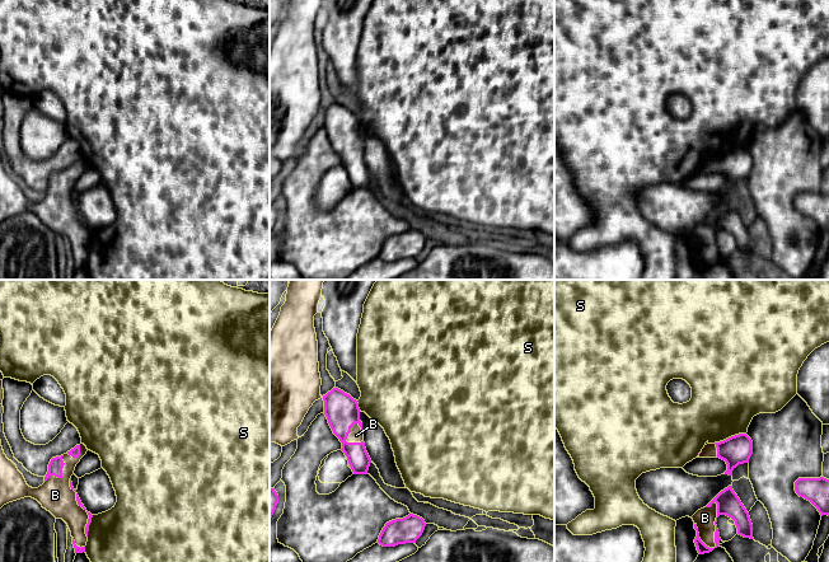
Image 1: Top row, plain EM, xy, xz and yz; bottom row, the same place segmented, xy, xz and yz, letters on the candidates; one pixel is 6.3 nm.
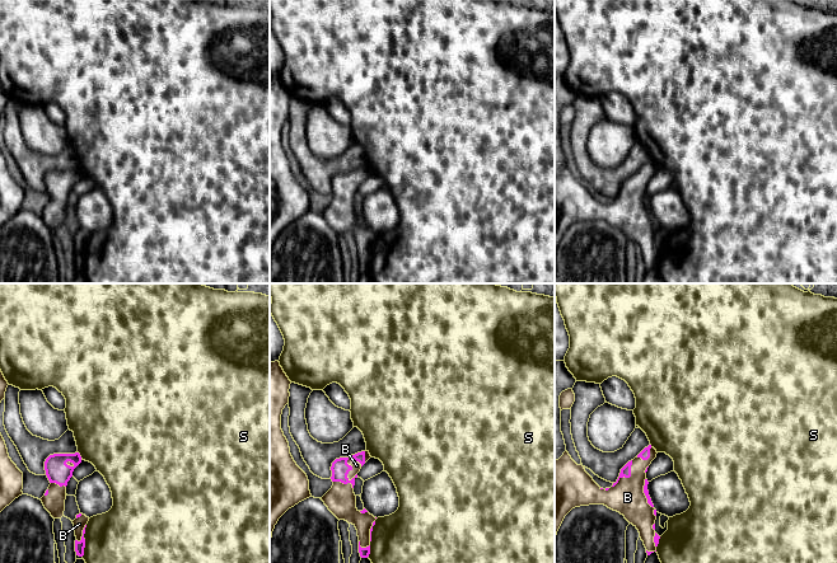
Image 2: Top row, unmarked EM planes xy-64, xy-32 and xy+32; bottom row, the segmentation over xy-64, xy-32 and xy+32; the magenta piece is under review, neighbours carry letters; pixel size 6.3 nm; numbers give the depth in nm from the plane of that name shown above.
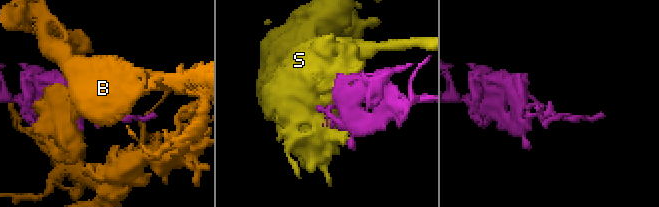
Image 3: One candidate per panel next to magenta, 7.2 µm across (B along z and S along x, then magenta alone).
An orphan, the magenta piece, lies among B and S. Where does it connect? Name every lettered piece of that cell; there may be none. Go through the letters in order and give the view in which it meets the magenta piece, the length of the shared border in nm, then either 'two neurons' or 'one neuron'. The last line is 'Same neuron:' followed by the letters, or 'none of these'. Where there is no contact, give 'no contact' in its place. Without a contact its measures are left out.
B: yz | 300 nm | one neuron
S: yz | 220 nm | two neurons
Same neuron: B

